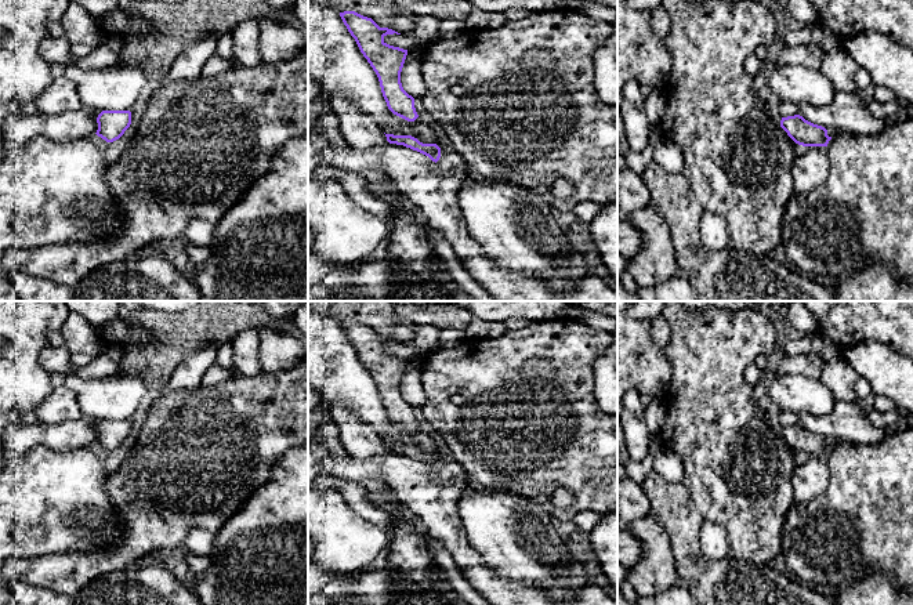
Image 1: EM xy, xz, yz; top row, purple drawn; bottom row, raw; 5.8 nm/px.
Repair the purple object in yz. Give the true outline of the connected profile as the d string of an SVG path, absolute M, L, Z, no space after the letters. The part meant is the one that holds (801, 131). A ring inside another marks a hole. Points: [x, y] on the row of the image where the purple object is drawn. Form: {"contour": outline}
{"contour": "M800 115L782 117L780 127L796 144L803 146L827 146L832 140L825 127L814 124Z"}

